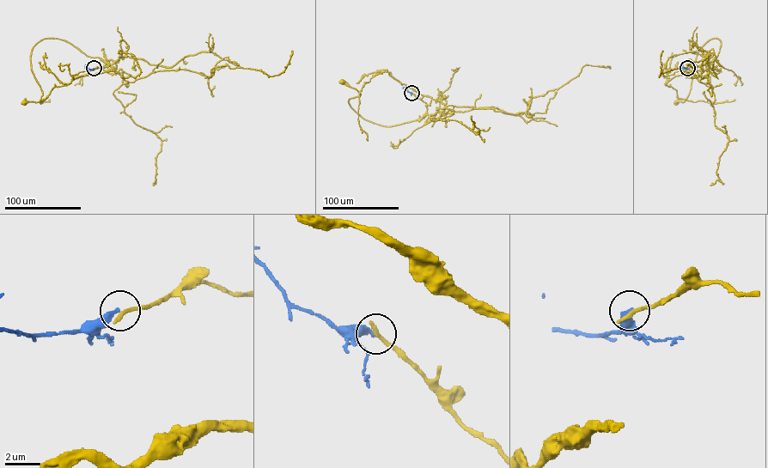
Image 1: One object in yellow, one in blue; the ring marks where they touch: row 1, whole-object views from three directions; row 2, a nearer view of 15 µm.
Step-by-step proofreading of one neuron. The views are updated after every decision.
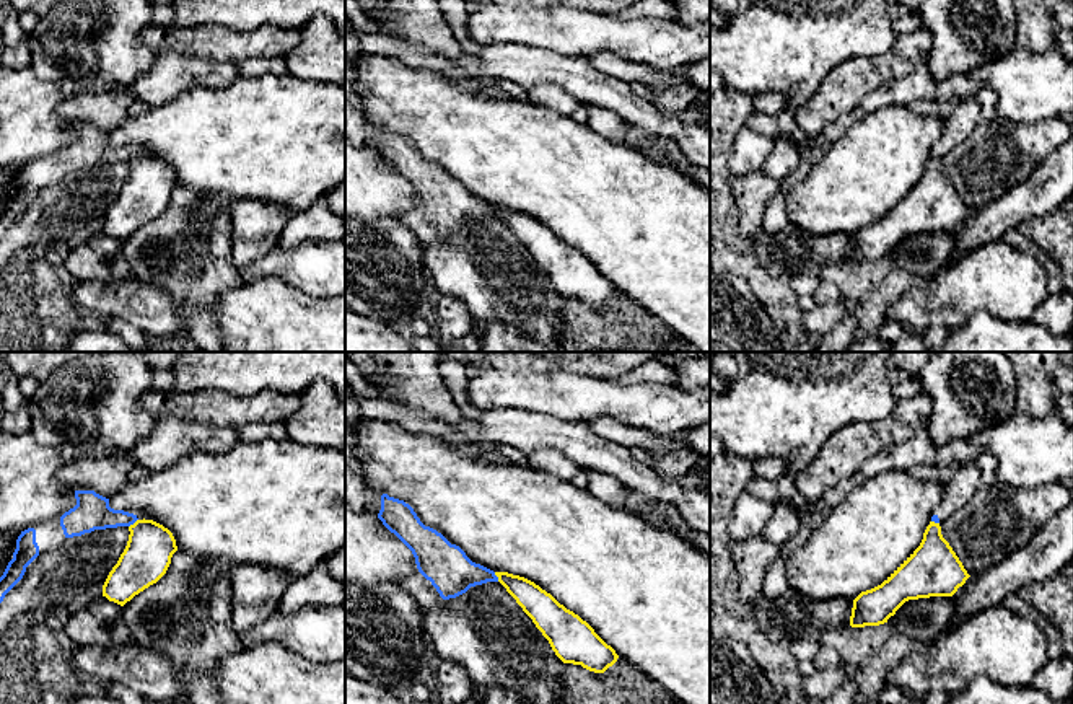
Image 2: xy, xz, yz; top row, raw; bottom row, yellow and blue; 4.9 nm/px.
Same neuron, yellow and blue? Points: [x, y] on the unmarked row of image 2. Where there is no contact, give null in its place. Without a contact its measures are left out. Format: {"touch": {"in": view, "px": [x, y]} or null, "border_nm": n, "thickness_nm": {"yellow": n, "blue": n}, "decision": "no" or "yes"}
{"touch": {"in": "xy", "px": [134, 158]}, "border_nm": 60, "thickness_nm": {"yellow": 240, "blue": 180}, "decision": "no"}

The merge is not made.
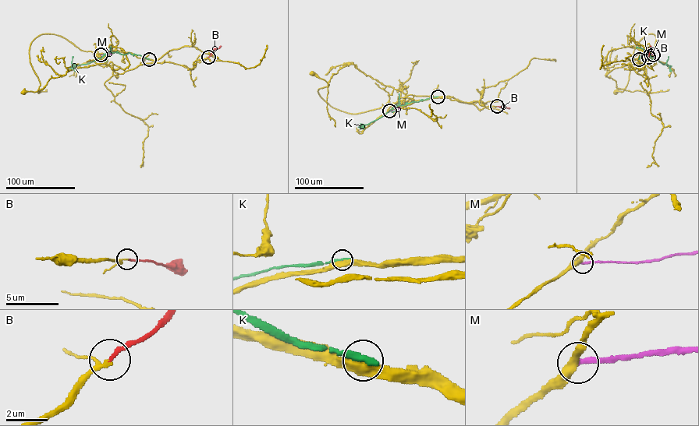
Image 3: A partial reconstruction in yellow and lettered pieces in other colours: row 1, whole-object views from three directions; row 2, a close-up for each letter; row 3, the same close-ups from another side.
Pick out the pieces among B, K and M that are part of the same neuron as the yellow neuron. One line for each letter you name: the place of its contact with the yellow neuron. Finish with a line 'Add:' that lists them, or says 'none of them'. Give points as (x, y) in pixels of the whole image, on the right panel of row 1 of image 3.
B: meets yellow at (648, 57)
Add: B

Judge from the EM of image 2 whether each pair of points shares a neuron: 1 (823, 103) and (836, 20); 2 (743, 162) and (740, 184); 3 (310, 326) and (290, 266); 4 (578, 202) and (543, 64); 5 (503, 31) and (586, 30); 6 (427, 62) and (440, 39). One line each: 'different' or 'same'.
1: different
2: different
3: different
4: different
5: same
6: different

